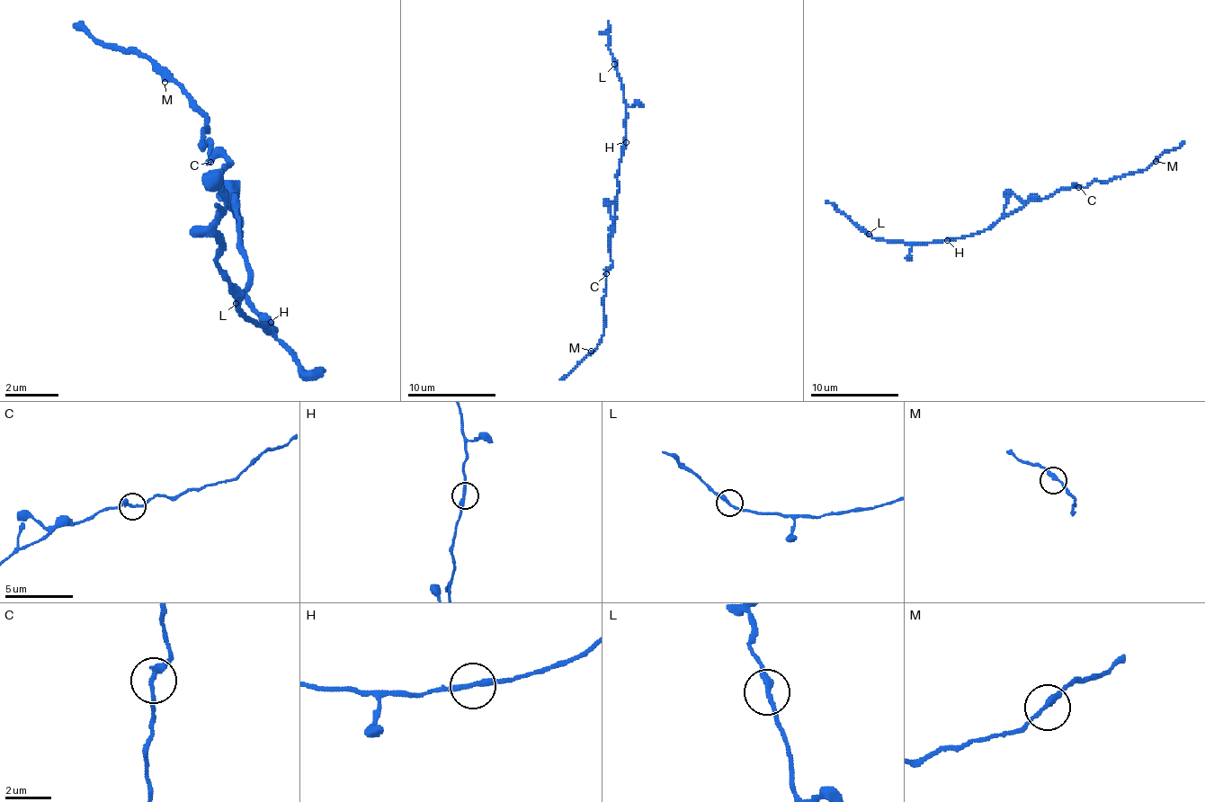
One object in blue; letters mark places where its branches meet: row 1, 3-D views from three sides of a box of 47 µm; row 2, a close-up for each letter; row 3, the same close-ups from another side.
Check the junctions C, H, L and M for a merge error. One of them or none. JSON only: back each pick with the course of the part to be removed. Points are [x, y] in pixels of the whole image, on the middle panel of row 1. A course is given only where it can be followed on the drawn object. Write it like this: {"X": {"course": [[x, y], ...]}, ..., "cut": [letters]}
{"cut": []}

